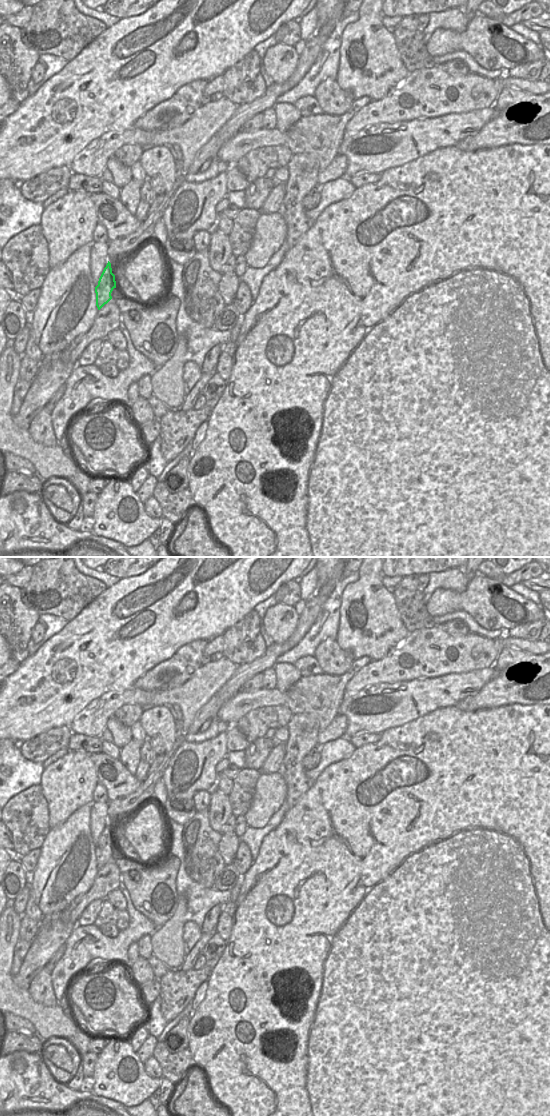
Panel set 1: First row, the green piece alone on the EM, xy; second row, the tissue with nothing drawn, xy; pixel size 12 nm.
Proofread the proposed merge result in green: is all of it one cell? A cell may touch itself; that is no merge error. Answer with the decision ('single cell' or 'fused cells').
single cell

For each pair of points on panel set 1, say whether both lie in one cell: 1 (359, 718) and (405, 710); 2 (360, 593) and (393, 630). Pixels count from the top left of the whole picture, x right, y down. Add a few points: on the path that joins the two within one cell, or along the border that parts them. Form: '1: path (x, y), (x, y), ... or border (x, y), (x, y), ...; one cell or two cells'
1: path (370, 716), (389, 713), (394, 710); one cell
2: path (366, 601), (385, 621); one cell

